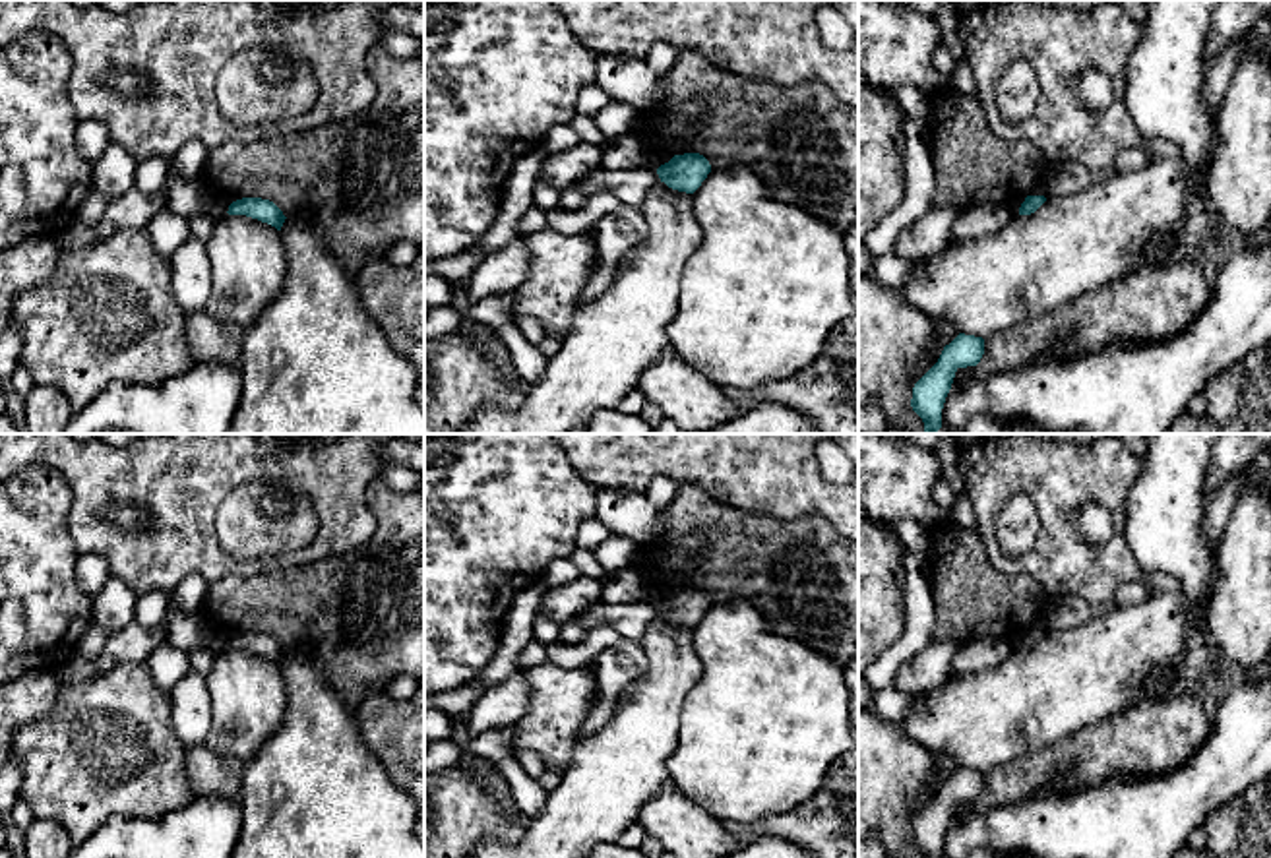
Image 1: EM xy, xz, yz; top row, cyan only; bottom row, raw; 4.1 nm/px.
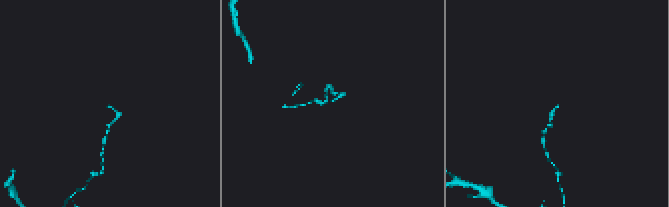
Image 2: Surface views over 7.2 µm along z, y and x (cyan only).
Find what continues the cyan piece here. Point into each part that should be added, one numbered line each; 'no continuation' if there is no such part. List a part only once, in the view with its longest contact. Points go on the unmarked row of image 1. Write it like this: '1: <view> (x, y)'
no continuation

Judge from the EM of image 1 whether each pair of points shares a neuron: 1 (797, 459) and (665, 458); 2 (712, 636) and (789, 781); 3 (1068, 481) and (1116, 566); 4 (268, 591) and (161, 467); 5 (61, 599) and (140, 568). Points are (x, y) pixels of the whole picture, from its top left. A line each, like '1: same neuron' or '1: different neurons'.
1: same neuron
2: same neuron
3: same neuron
4: different neurons
5: different neurons

